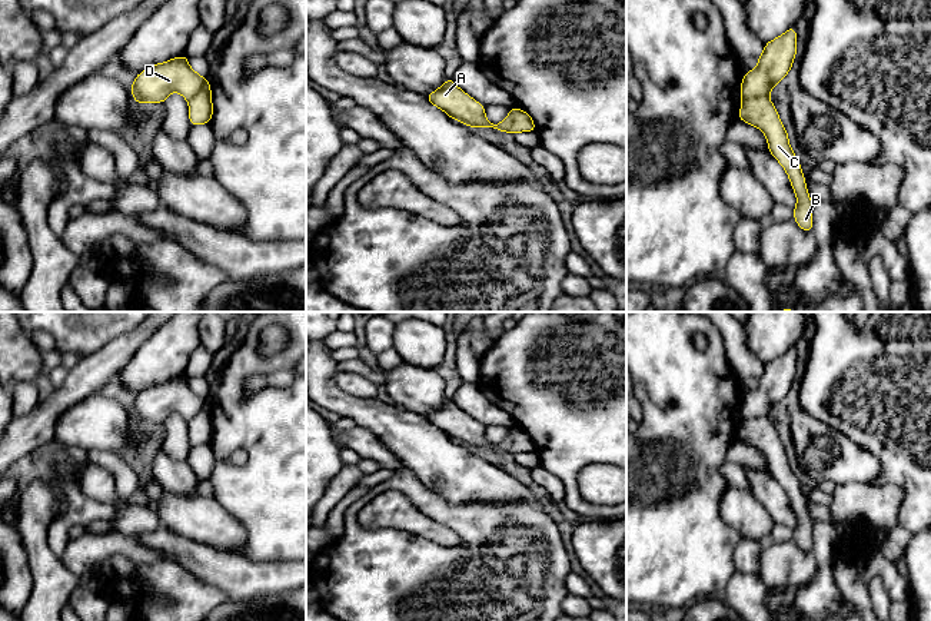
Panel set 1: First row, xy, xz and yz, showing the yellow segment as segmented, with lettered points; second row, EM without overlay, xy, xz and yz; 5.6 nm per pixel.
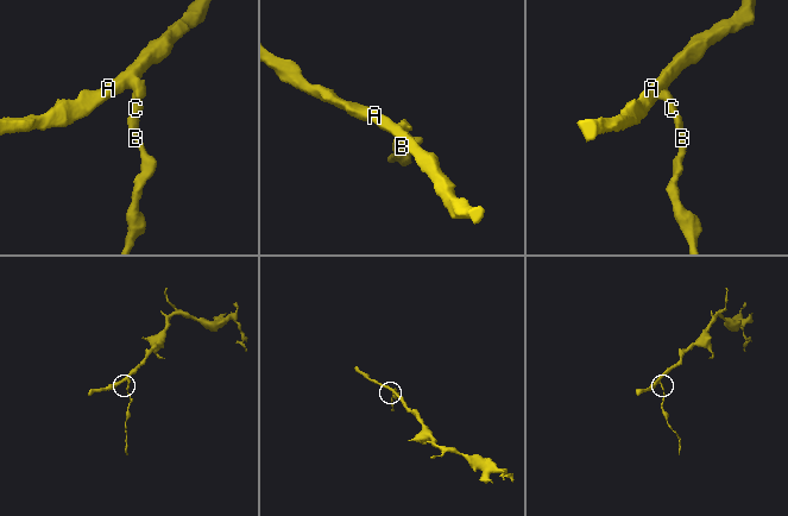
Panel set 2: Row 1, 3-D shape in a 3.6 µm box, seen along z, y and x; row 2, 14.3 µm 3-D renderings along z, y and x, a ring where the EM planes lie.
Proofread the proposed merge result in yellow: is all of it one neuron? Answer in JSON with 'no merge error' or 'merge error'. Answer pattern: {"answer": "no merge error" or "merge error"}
{"answer": "merge error"}

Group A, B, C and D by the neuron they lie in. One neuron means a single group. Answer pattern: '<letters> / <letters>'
A D / B C

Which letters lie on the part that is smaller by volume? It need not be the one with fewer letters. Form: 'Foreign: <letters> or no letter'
Foreign: B, C

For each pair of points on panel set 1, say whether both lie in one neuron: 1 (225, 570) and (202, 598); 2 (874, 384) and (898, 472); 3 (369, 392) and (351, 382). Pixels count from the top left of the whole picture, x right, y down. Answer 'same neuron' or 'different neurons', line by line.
1: different neurons
2: same neuron
3: same neuron

